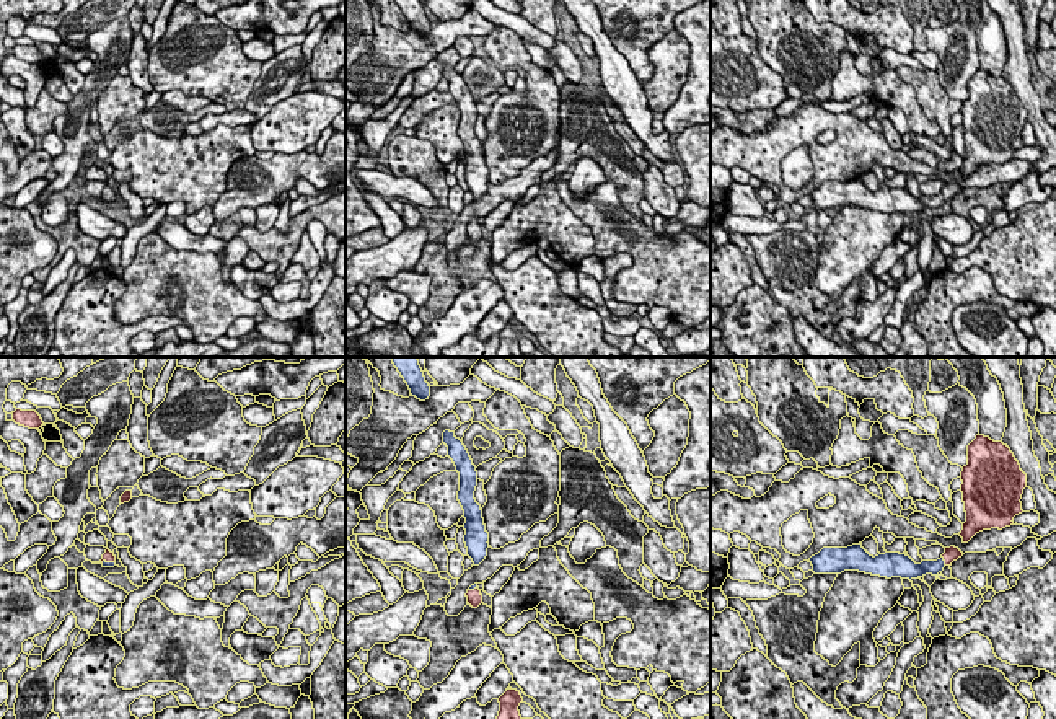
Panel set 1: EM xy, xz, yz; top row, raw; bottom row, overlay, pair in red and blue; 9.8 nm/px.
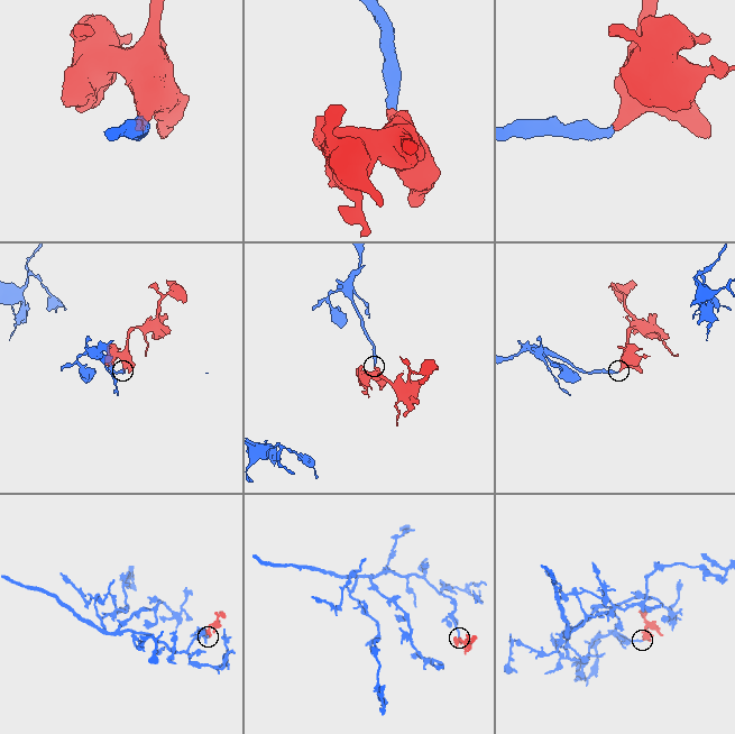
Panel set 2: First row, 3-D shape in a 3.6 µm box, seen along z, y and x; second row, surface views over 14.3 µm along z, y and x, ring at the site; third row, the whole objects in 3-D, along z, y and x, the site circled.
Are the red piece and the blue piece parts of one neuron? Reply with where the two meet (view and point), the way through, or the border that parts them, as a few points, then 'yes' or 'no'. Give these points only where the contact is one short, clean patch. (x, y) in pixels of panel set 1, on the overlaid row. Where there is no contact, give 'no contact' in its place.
yz (944, 560) | across yz (952, 553), (944, 560), (934, 568) | yes

